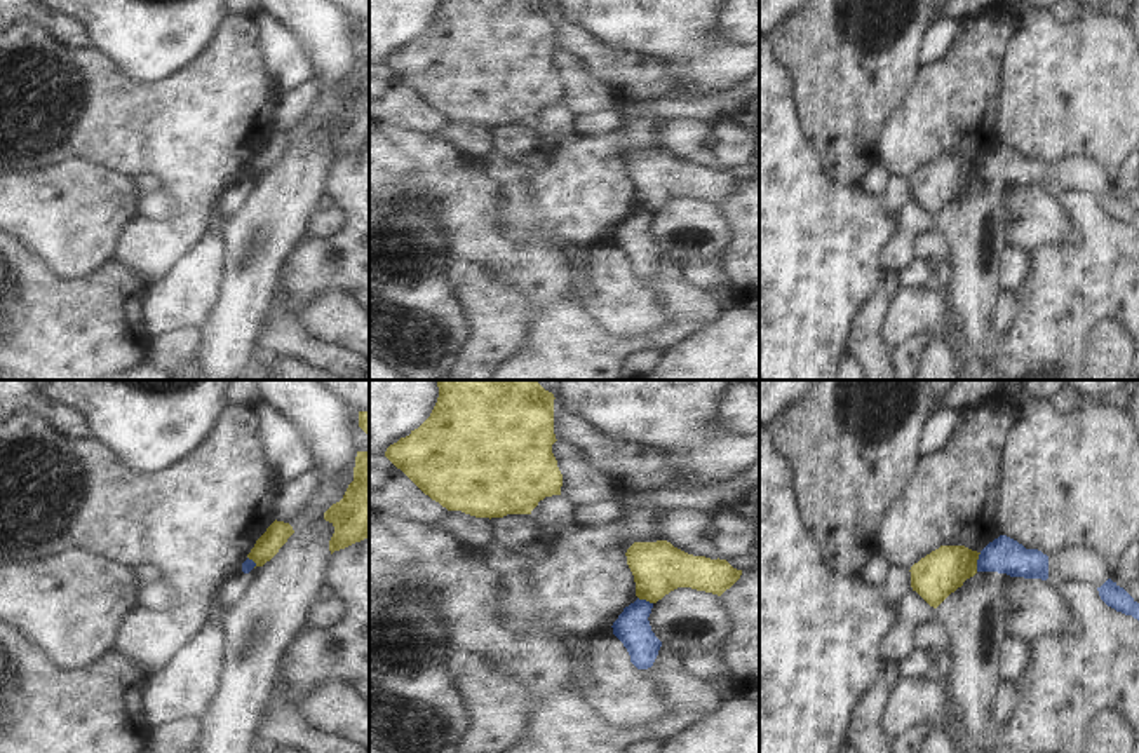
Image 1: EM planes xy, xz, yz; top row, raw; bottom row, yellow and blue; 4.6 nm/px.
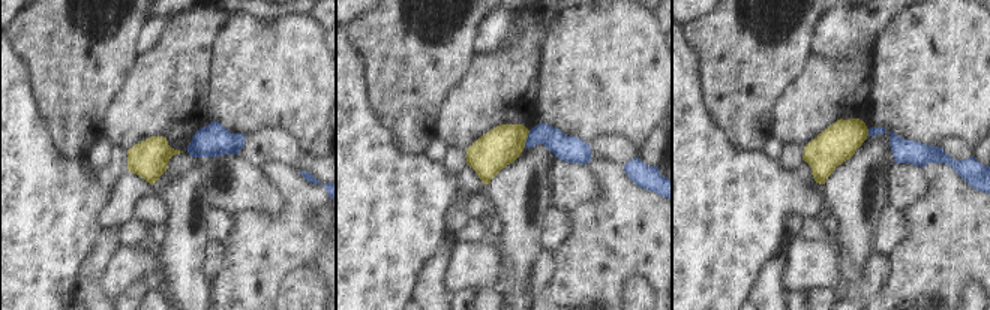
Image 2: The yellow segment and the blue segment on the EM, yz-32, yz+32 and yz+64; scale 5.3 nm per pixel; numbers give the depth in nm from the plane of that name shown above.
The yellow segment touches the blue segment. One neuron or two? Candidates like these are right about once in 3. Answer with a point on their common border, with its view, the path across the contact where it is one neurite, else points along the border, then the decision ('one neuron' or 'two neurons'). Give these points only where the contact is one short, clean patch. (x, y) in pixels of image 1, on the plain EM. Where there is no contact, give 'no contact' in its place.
yz (976, 171) | along yz (981, 162), (976, 180) | two neurons

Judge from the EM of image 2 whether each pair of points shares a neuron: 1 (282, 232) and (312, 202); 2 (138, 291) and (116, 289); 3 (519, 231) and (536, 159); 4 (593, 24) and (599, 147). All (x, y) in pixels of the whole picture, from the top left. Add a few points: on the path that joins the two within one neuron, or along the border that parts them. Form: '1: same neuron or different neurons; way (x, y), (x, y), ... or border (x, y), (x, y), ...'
1: same neuron; way (290, 225), (305, 210)
2: different neurons; border (153, 283), (135, 282), (122, 294)
3: same neuron; way (522, 213), (522, 190), (528, 177)
4: different neurons; border (590, 144), (605, 135), (623, 135), (633, 147)

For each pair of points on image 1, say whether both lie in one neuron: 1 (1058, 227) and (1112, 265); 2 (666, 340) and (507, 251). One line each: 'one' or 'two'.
1: two
2: one

